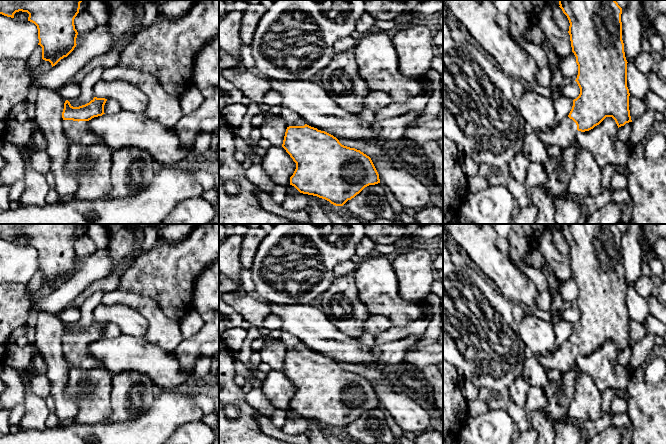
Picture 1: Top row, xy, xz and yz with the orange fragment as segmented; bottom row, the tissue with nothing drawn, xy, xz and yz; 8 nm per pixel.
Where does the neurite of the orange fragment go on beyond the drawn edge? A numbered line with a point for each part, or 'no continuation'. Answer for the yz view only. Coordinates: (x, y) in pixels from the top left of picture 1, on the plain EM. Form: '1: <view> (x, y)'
1: yz (563, 359)

